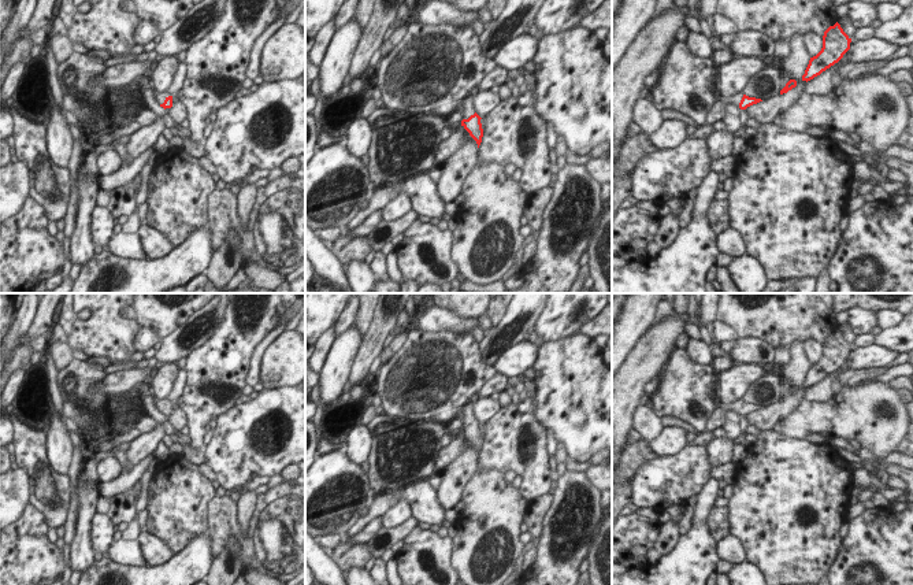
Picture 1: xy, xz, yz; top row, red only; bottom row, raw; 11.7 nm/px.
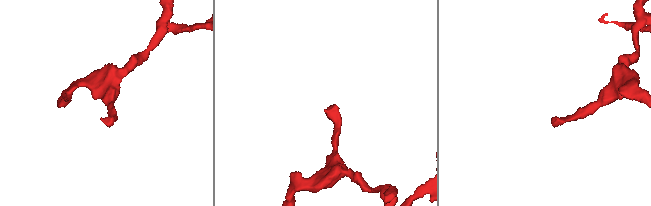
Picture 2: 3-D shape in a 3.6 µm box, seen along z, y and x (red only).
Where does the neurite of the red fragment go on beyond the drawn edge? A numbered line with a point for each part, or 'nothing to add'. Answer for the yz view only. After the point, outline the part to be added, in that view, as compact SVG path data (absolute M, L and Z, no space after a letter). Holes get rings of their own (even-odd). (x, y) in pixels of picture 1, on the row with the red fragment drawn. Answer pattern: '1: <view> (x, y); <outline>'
1: yz (737, 99); M739 92L735 96L724 97L721 101L724 101L725 104L727 103L734 103L734 104L739 105L742 97L743 97L743 92Z

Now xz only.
1: xz (468, 110); M468 93L465 99L463 100L463 119L468 119L471 115L475 114L474 105L472 105L472 96Z

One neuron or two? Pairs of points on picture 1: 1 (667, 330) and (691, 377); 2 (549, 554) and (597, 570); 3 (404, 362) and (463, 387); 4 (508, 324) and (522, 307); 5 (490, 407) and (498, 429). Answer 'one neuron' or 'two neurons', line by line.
1: two neurons
2: two neurons
3: one neuron
4: one neuron
5: two neurons

